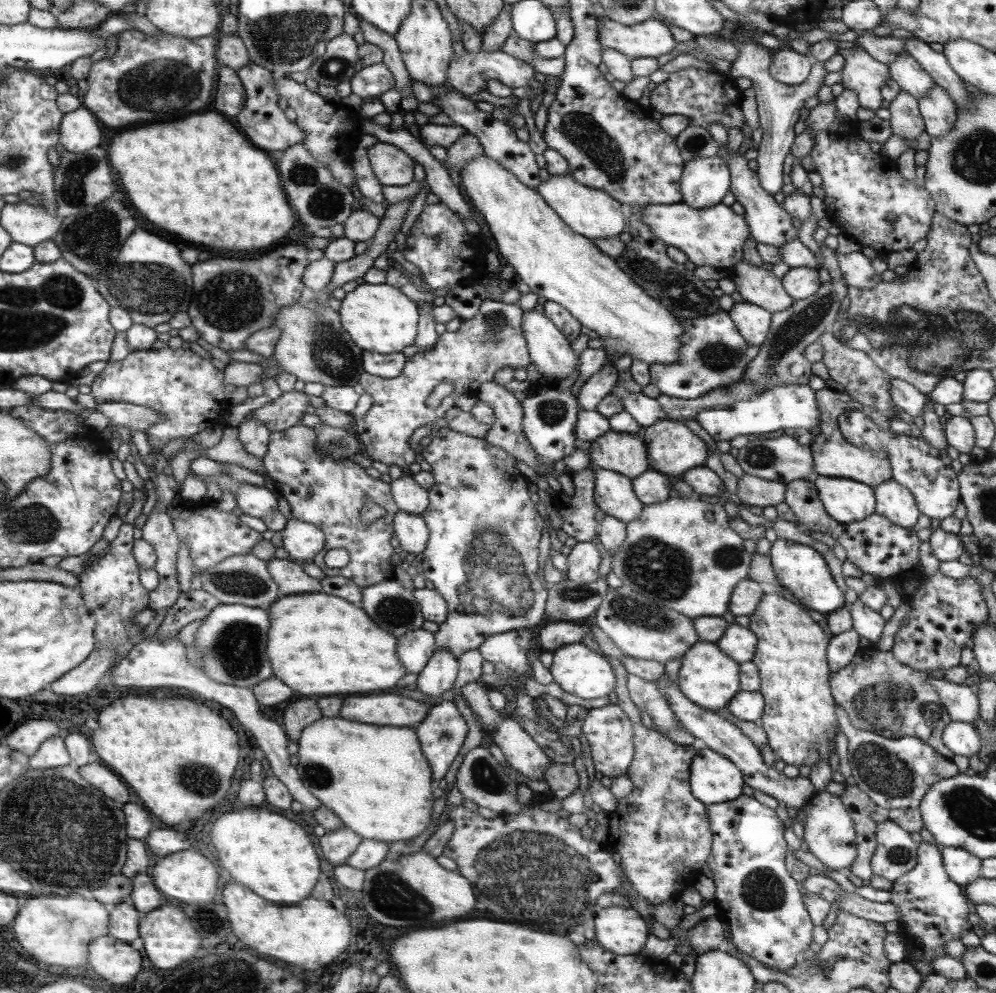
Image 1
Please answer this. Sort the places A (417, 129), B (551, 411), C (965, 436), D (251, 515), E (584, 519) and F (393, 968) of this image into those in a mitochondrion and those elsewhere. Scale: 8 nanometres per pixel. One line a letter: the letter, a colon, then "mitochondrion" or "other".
A: other
B: mitochondrion
C: other
D: other
E: other
F: other

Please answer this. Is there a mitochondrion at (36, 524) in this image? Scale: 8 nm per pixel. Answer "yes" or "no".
yes

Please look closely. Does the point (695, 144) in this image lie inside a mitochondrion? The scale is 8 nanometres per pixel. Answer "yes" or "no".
yes

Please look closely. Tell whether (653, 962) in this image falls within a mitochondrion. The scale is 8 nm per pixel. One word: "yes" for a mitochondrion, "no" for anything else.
no

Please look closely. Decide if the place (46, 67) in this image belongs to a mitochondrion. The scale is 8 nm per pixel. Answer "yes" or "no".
no

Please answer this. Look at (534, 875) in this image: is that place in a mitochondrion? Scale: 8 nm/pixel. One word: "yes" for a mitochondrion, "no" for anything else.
yes

